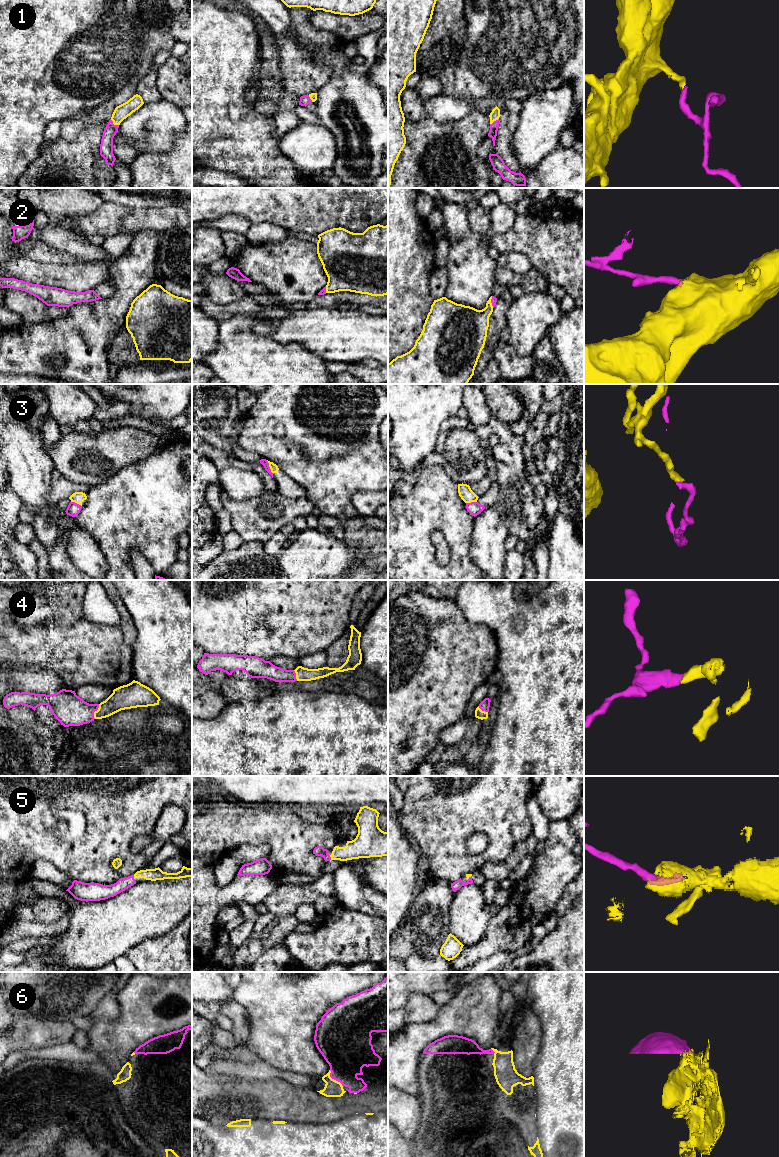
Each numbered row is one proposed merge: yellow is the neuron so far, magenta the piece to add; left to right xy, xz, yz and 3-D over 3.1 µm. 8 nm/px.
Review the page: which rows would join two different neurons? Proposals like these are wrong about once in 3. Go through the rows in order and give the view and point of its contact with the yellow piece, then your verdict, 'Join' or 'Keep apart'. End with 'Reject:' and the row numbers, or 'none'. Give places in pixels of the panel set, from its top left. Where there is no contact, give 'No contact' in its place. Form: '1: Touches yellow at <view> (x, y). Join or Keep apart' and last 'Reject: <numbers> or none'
1: Touches yellow at xy (114, 124). Join
2: Touches yellow at yz (490, 302). Join
3: Touches yellow at xz (269, 466). Keep apart
4: Touches yellow at xy (95, 711). Join
5: Touches yellow at xz (330, 856). Join
6: Touches yellow at xz (333, 1079). Keep apart
Reject: 3, 6

